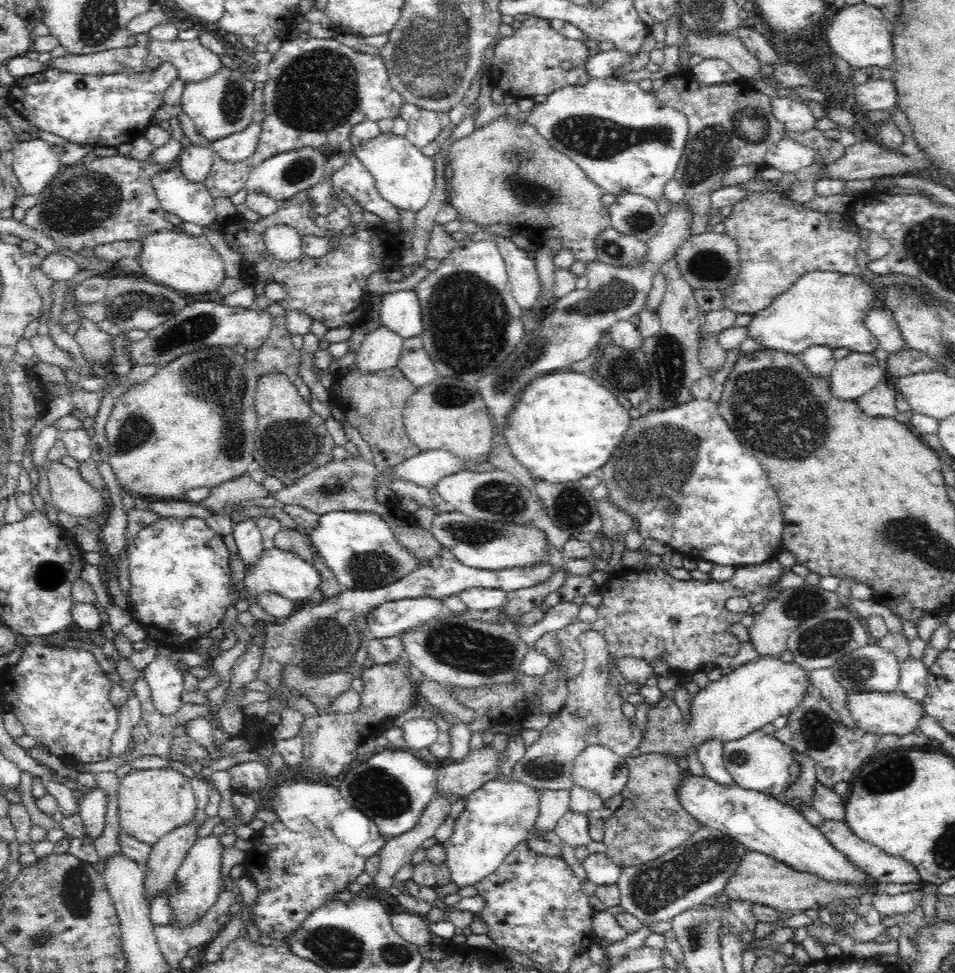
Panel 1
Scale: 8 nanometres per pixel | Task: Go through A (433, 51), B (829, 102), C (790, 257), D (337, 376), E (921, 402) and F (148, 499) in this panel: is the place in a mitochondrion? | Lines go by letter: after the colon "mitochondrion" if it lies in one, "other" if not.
A: mitochondrion
B: other
C: other
D: other
E: other
F: other

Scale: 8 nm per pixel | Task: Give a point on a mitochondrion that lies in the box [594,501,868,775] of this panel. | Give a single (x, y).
(826, 637)

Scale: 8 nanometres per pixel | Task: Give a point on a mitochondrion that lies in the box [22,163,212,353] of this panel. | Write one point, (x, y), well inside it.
(86, 201)

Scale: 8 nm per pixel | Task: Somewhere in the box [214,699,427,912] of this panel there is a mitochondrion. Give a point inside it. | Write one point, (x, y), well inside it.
(380, 793)

